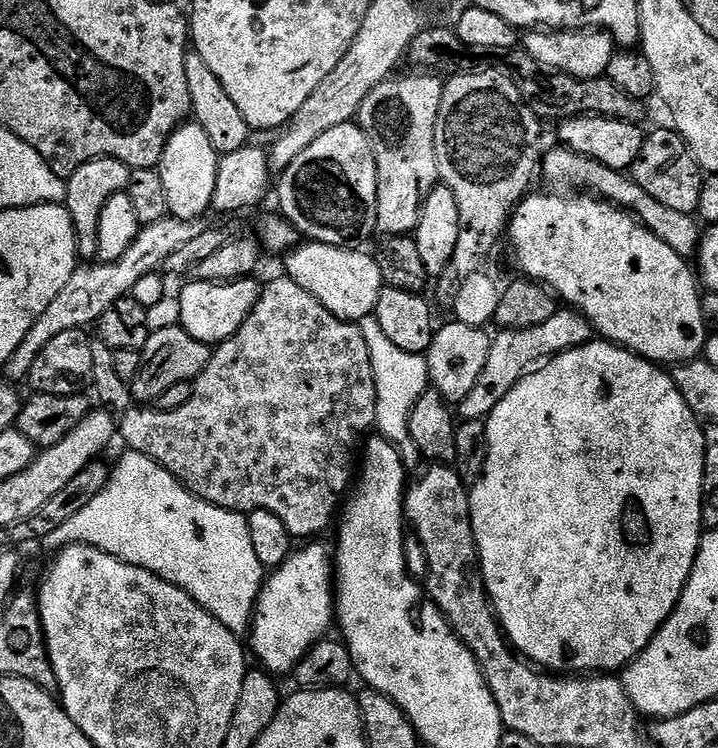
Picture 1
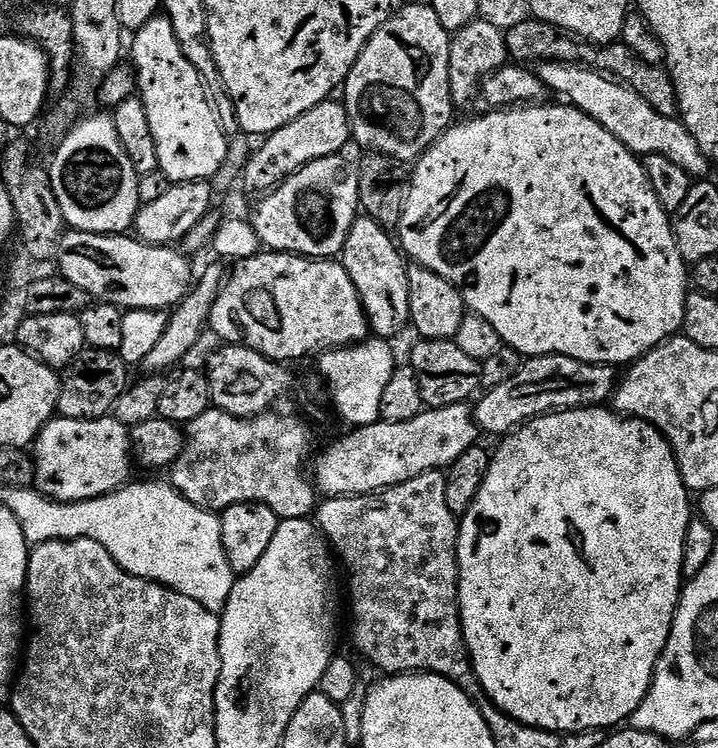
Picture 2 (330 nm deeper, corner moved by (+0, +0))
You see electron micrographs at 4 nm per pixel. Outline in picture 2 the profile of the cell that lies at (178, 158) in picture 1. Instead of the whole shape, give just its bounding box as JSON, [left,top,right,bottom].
[130,14,229,184]

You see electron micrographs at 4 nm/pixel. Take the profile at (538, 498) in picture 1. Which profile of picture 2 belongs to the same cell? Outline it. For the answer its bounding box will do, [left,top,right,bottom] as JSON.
[458,406,694,732]

